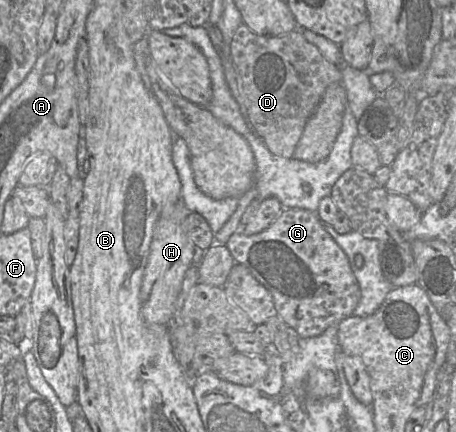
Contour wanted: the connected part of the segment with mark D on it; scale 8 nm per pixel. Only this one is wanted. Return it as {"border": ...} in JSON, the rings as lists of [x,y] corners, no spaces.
{"border":[[[242,23],[230,43],[232,61],[241,82],[246,106],[246,121],[262,139],[269,151],[283,158],[292,158],[305,125],[317,109],[326,88],[342,80],[342,70],[324,58],[320,50],[306,40],[301,30],[284,35],[261,35]]]}

